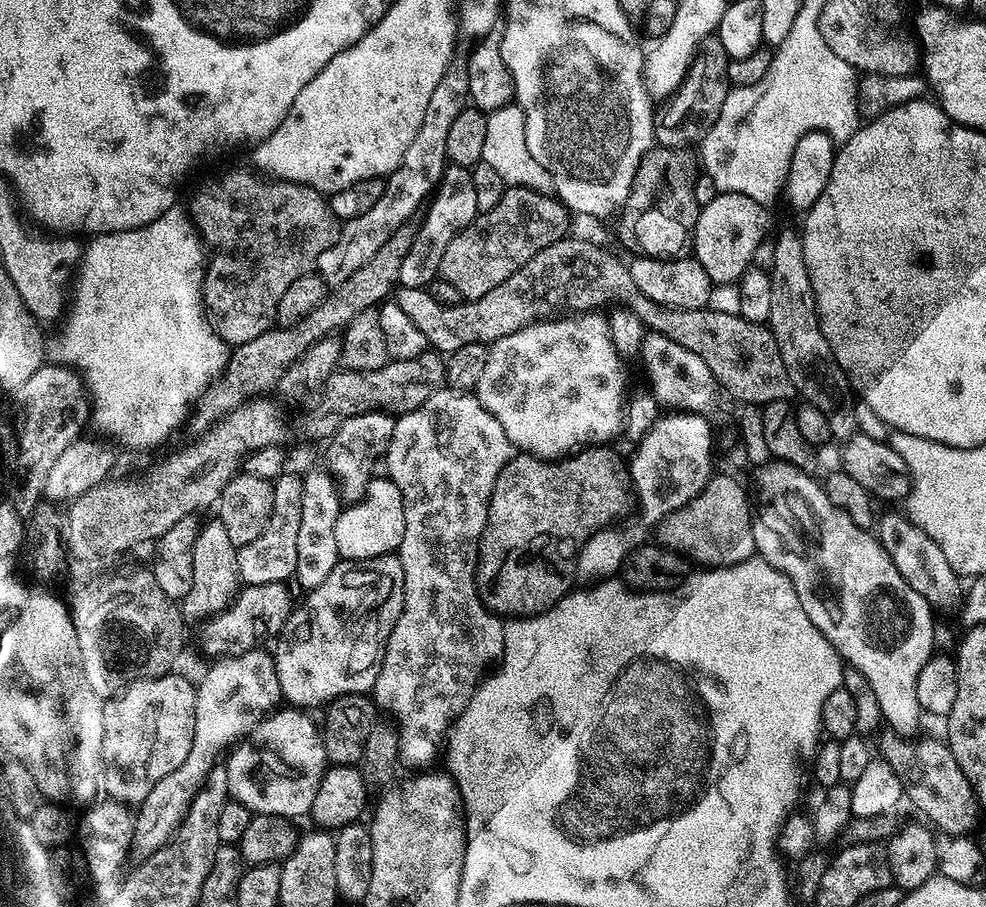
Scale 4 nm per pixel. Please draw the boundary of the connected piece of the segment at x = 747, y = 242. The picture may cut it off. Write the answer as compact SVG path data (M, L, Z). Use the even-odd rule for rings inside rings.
M720 192L712 202L701 205L701 210L696 224L693 228L691 239L693 257L699 262L701 268L712 282L717 284L730 284L739 281L745 270L751 267L753 256L761 244L768 228L768 210L763 204L753 200L746 194L734 192Z

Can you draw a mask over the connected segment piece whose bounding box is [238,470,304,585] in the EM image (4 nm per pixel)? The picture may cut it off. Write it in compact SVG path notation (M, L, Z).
M286 470L277 476L274 490L274 510L270 514L270 522L266 530L254 542L243 545L239 549L240 570L245 585L291 581L298 566L298 528L302 526L302 496L304 482L292 470Z

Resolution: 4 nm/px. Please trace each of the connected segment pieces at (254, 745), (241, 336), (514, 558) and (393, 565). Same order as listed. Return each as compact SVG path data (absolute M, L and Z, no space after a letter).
M259 722L253 729L250 739L238 744L230 753L228 764L224 766L227 774L229 795L237 802L248 809L253 815L266 816L285 816L288 819L296 820L298 816L309 815L314 804L315 795L318 794L318 786L328 769L328 755L326 754L323 735L308 738L308 744L302 744L294 752L312 752L312 764L308 768L295 768L295 765L289 760L280 759L280 748L276 751L272 746L266 744L264 736L264 725Z
M228 172L221 178L217 184L208 184L196 196L196 212L194 211L194 220L198 225L201 233L216 236L216 240L220 243L220 249L216 254L211 255L204 278L204 296L207 302L207 309L210 311L211 317L214 319L214 326L220 333L221 339L230 346L237 344L245 344L250 342L250 338L258 338L258 334L262 334L266 330L270 330L276 324L276 315L278 314L278 302L282 302L282 294L286 294L287 288L290 287L296 279L302 278L302 274L313 271L315 269L318 258L322 254L322 250L326 250L330 246L334 246L334 242L338 238L342 224L336 219L336 215L332 212L332 205L326 199L325 193L316 192L308 184L296 184L292 180L274 180L264 179L255 180L248 172Z
M588 446L575 454L558 460L540 460L536 456L527 454L513 455L512 461L508 463L498 474L494 482L492 497L488 503L488 517L483 534L480 535L480 553L476 559L476 588L480 591L482 602L491 612L501 618L519 618L522 616L537 616L547 608L553 608L560 599L567 596L574 584L576 574L576 555L580 548L598 530L609 527L624 511L634 504L634 492L630 479L629 469L620 461L618 453L612 446Z
M389 554L369 560L341 560L326 574L326 582L315 585L304 601L293 607L282 633L284 645L275 649L278 680L283 699L300 710L327 706L337 696L355 692L368 694L376 687L376 679L384 661L386 642L404 608L404 575L399 555Z

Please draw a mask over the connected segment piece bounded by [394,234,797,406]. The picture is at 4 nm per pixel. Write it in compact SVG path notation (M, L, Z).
M575 234L550 242L550 246L538 250L538 254L514 270L506 282L494 286L494 290L482 294L482 298L477 300L442 306L442 302L434 302L434 298L430 298L427 288L397 287L394 302L402 306L410 322L426 334L429 346L441 354L449 354L470 343L491 346L498 338L504 338L514 330L559 313L556 311L563 304L588 308L591 304L604 304L616 295L620 295L619 303L633 311L655 335L670 338L678 342L678 346L686 346L690 354L698 354L698 358L710 366L717 385L723 391L725 388L734 399L741 400L741 405L763 406L775 400L791 401L797 395L786 374L786 366L782 366L782 354L778 354L771 328L750 322L739 314L720 313L709 307L662 306L646 298L646 294L634 286L634 278L625 261L599 248L594 241L583 240Z

